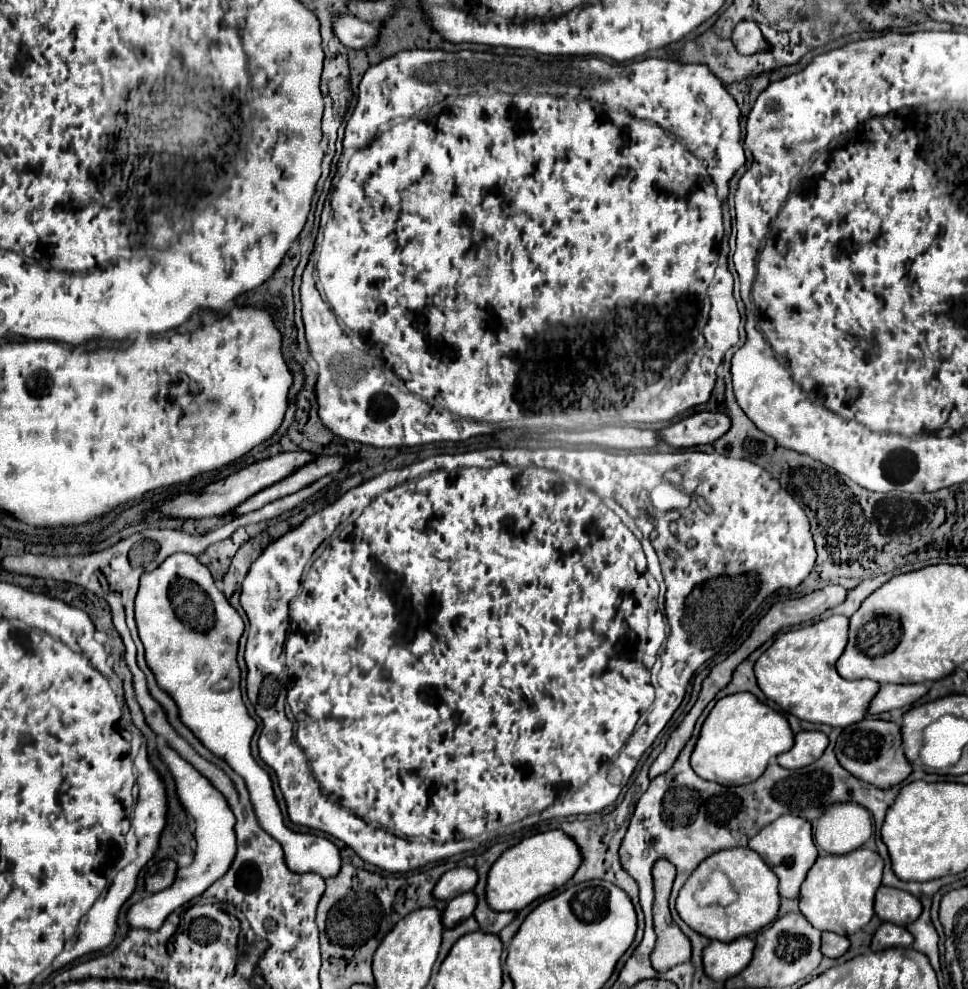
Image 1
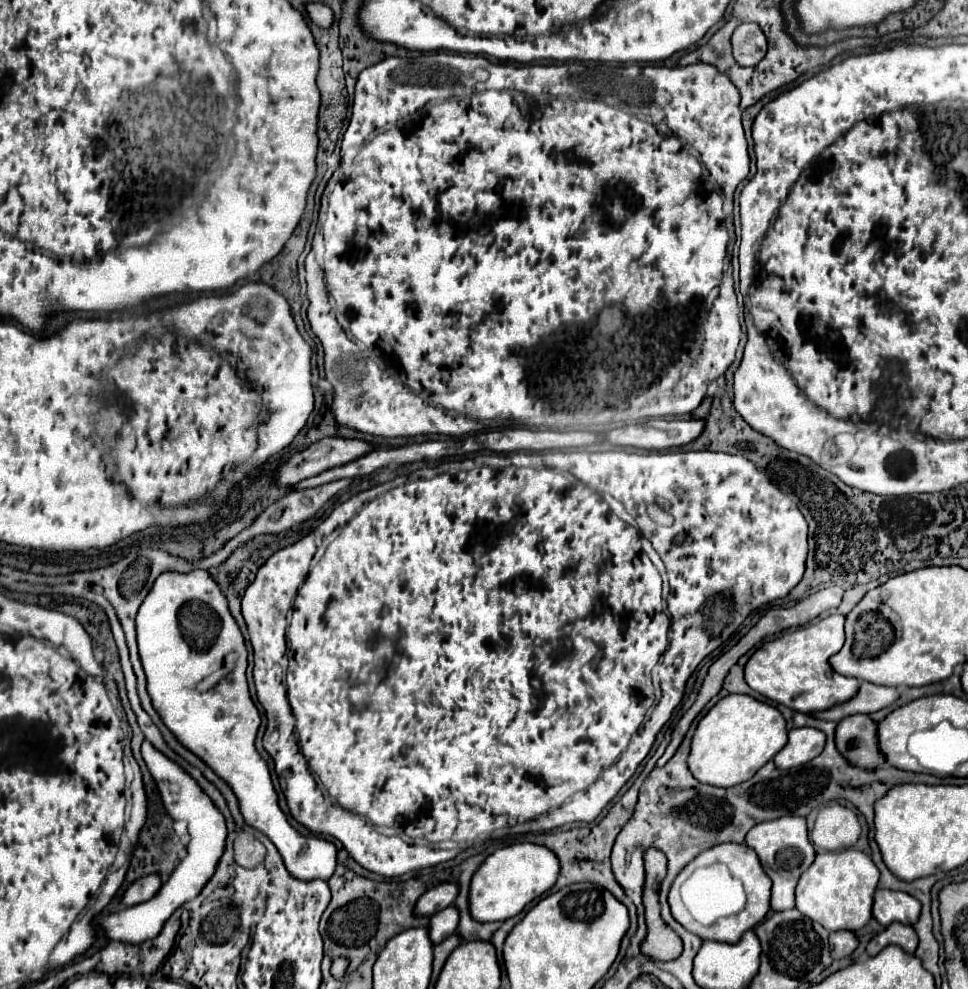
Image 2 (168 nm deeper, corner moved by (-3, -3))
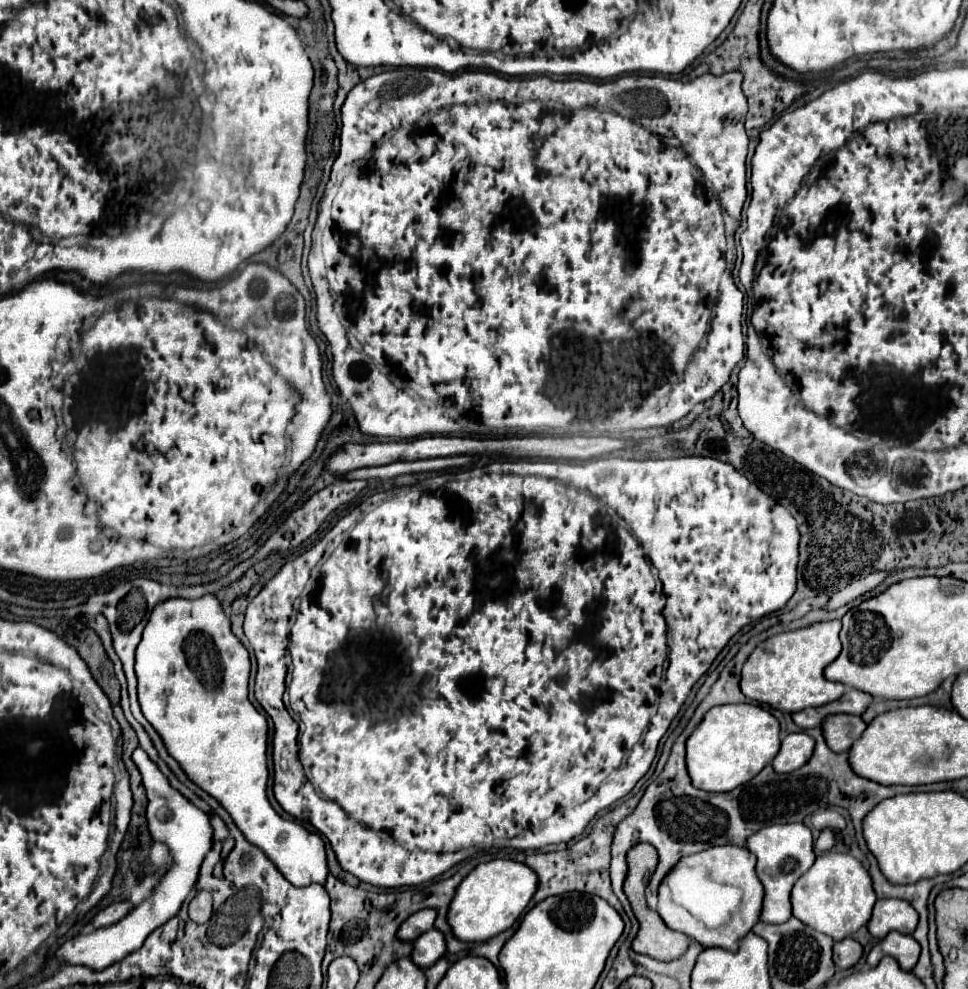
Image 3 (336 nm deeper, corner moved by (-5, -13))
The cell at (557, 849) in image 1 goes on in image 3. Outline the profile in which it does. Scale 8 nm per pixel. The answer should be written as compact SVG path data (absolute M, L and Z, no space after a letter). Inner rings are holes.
M490 860L478 864L456 888L450 902L448 924L452 934L462 942L484 942L510 928L528 906L536 890L536 874L528 866L512 860Z

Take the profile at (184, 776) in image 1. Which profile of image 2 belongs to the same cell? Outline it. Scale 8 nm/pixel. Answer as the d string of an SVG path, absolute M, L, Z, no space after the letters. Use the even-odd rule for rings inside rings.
M144 740L142 744L142 758L152 774L152 778L158 784L162 802L166 812L172 816L172 820L186 820L188 822L188 832L190 832L190 842L188 842L188 856L180 860L180 866L172 872L168 882L162 884L158 894L142 904L122 908L120 912L114 912L102 920L102 926L108 934L110 940L122 940L130 944L140 944L146 940L152 940L160 934L164 922L186 902L194 900L200 890L206 886L206 882L214 876L216 866L224 854L226 848L226 820L222 812L216 808L216 804L210 800L210 796L198 786L198 782L184 772L174 760L164 756L160 750L156 750L150 742Z

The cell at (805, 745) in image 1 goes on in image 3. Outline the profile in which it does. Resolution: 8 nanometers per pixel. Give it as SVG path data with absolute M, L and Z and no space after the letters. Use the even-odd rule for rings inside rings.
M796 732L796 734L786 734L782 738L782 748L776 754L776 758L772 760L772 768L780 774L798 770L800 766L804 766L804 762L808 762L808 758L812 756L812 746L814 740L806 734L806 732Z

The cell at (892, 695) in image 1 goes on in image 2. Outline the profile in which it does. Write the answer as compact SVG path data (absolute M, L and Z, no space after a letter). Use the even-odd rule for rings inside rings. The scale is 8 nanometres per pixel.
M862 682L858 696L854 696L854 700L850 700L850 704L842 704L842 708L834 708L832 712L822 712L820 718L840 722L840 720L854 716L854 714L874 714L882 708L888 708L898 698L900 698L900 694L896 688L876 686L872 682Z

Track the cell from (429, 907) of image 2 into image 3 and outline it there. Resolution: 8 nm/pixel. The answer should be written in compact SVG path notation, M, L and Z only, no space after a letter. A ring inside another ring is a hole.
M420 910L402 922L400 930L396 932L396 938L402 942L414 942L420 934L434 928L434 920L436 920L436 910Z

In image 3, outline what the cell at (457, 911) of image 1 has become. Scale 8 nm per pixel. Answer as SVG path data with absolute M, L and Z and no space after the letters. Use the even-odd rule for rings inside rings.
M428 930L426 934L422 934L420 938L414 940L414 950L412 950L412 962L426 970L430 968L438 958L442 958L446 954L446 942L444 936L440 936L438 930Z

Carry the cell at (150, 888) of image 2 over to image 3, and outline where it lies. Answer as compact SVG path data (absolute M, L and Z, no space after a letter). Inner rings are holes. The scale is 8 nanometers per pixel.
M116 902L116 904L110 904L110 906L106 906L104 910L100 910L100 912L90 920L90 924L92 924L94 928L112 926L112 924L116 924L120 918L124 918L124 916L128 914L130 908L132 908L132 904L128 904L128 902Z

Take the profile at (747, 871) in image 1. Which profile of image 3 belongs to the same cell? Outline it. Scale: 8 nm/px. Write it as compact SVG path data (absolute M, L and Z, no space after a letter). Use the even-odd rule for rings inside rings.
M714 846L708 850L702 850L696 854L696 858L692 858L692 862L708 862L708 866L712 866L712 878L716 878L716 882L728 882L732 886L738 886L744 896L742 896L742 904L736 916L732 916L732 920L726 926L720 926L716 930L704 926L700 920L692 918L692 914L684 914L684 910L680 910L680 906L672 906L672 898L668 898L668 890L664 890L664 886L658 886L660 894L658 894L658 906L656 912L660 914L660 918L664 920L664 924L676 932L688 934L690 938L698 940L704 948L712 948L712 946L720 946L726 950L736 950L736 942L740 938L744 938L744 934L748 934L752 930L752 926L758 922L760 910L762 910L762 898L764 898L764 886L760 884L758 876L756 876L756 856L752 852L746 850L746 846Z

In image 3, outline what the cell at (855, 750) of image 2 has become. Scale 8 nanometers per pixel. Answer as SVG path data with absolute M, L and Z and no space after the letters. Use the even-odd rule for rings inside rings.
M830 714L822 720L822 734L830 750L848 752L852 742L860 738L866 724L860 716L852 714Z

